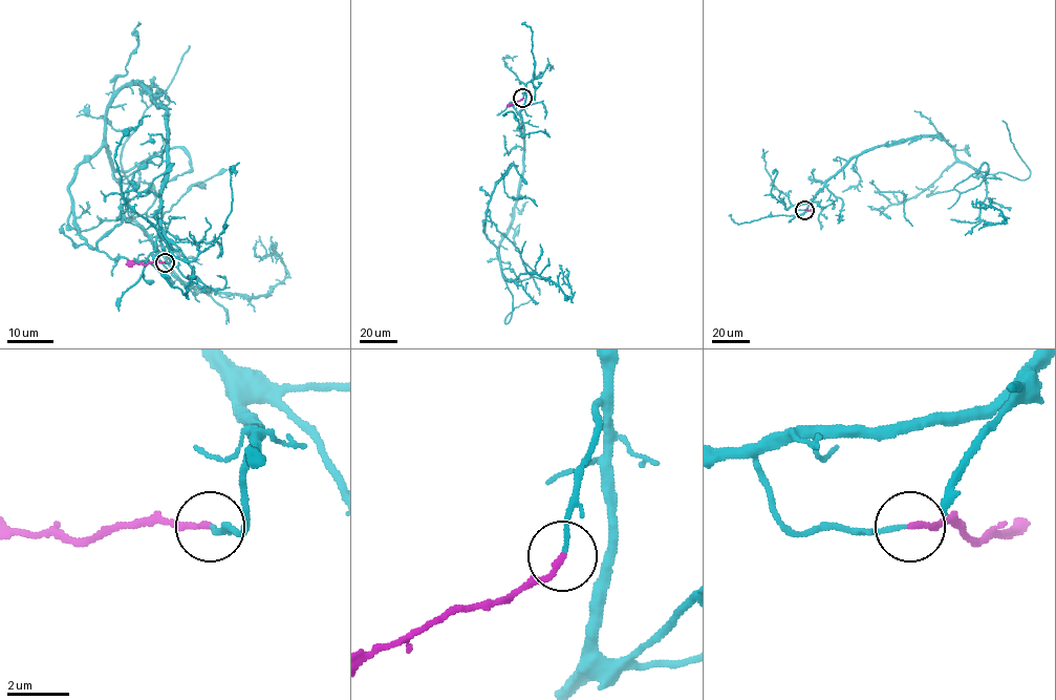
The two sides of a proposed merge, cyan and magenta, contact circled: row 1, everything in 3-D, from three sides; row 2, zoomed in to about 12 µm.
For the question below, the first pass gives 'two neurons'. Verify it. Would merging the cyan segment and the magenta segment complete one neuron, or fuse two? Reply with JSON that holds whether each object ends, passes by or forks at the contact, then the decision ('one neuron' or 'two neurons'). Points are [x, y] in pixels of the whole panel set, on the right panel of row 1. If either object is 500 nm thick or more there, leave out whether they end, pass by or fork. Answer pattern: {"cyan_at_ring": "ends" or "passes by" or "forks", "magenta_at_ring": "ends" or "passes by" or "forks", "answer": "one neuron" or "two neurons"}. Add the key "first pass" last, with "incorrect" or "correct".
{"cyan_at_ring": "ends", "magenta_at_ring": "ends", "answer": "one neuron", "first pass": "incorrect"}

